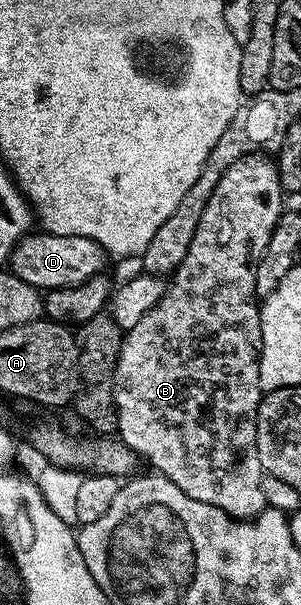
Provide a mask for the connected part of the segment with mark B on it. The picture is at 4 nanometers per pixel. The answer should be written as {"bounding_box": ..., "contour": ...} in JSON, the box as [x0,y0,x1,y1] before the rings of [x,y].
{"bounding_box":[116,152,282,520],"contour":[[[252,152],[239,157],[220,177],[201,221],[190,241],[189,252],[170,276],[170,283],[165,287],[164,296],[144,317],[140,318],[133,329],[124,332],[124,341],[120,353],[116,355],[116,409],[118,410],[118,439],[136,452],[137,457],[149,460],[155,471],[165,476],[170,482],[180,485],[182,494],[198,498],[218,510],[222,510],[234,520],[252,520],[260,515],[266,507],[266,494],[262,494],[262,478],[266,475],[260,464],[256,449],[256,419],[262,389],[260,386],[260,304],[255,292],[255,276],[258,274],[259,260],[270,243],[275,224],[282,213],[280,206],[282,189],[280,175],[276,169],[275,159],[271,155]]]}

